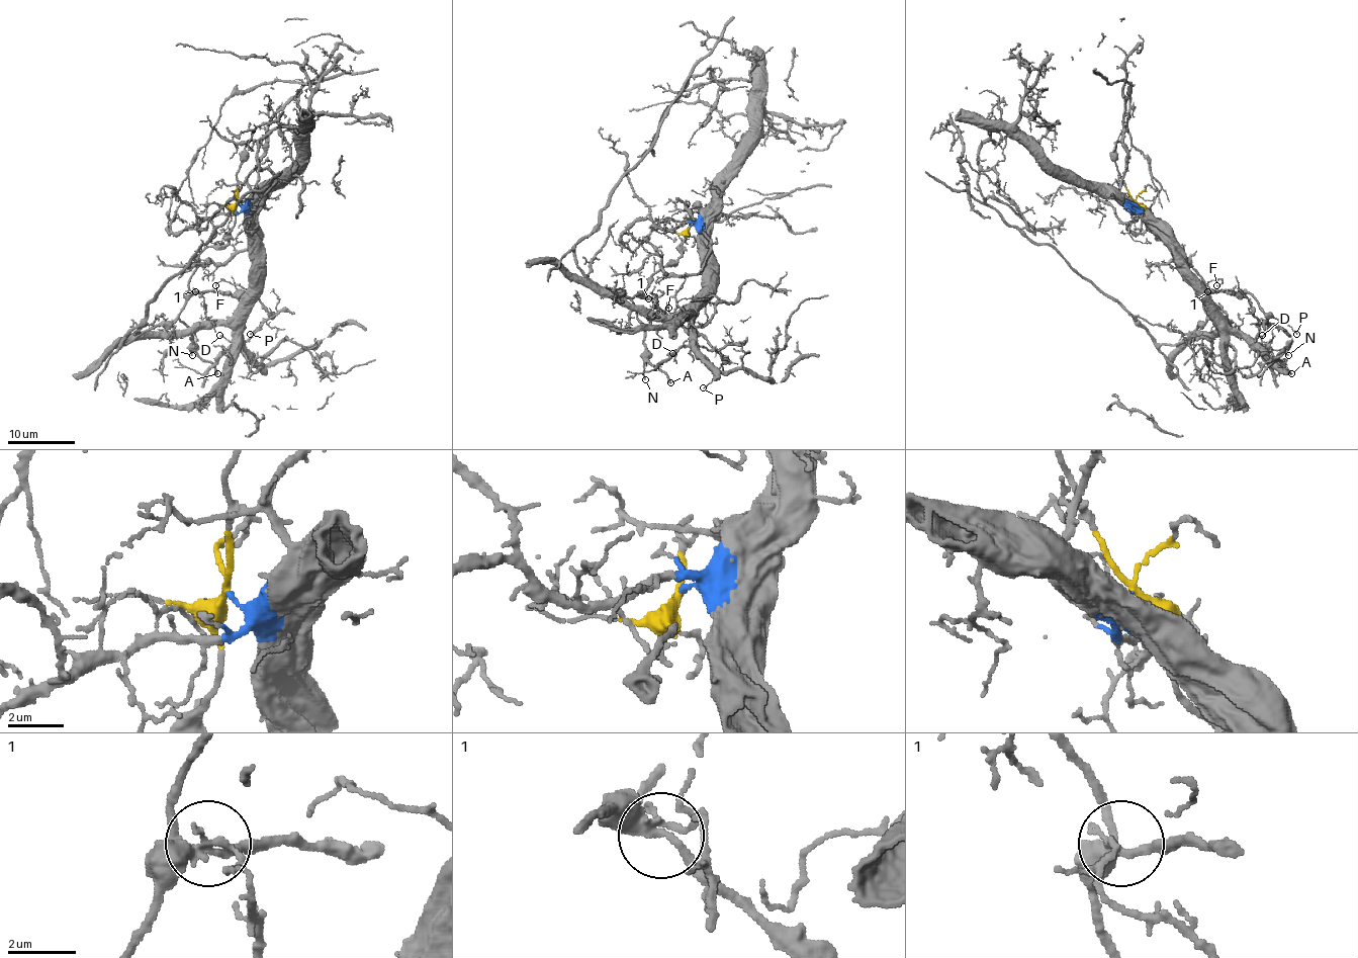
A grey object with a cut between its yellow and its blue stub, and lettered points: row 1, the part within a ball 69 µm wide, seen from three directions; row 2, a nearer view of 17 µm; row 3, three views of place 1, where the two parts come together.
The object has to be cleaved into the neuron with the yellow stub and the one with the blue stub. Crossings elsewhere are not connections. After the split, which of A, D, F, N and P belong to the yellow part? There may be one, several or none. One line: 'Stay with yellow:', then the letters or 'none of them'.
Stay with yellow: A, N, P

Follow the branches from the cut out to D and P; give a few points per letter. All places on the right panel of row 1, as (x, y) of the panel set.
D: (1136, 201), (1134, 206), (1164, 237), (1181, 261), (1181, 266), (1207, 294), (1214, 310), (1253, 343), (1262, 335)
P: (1136, 201), (1144, 224), (1186, 256), (1186, 262), (1209, 292), (1248, 292), (1265, 313), (1297, 333)

